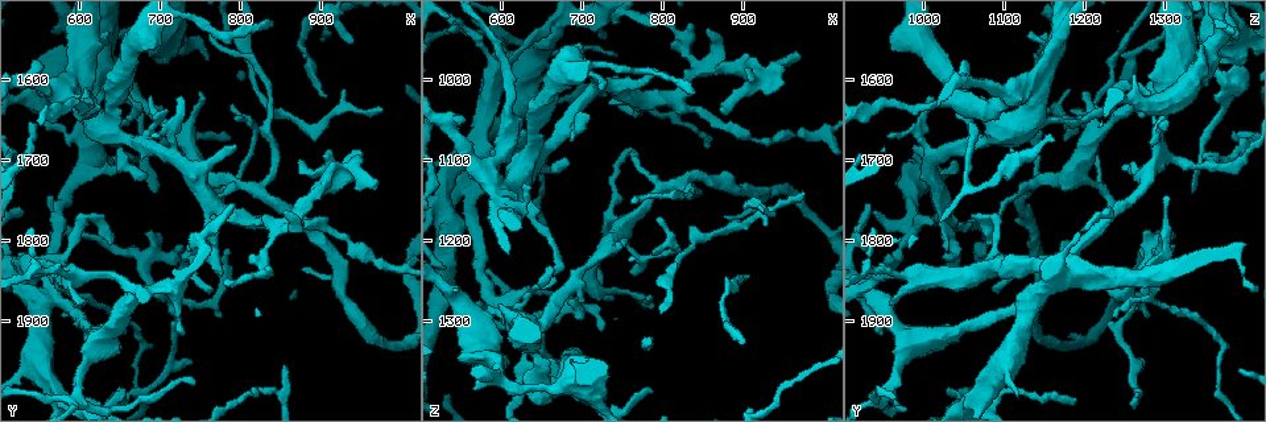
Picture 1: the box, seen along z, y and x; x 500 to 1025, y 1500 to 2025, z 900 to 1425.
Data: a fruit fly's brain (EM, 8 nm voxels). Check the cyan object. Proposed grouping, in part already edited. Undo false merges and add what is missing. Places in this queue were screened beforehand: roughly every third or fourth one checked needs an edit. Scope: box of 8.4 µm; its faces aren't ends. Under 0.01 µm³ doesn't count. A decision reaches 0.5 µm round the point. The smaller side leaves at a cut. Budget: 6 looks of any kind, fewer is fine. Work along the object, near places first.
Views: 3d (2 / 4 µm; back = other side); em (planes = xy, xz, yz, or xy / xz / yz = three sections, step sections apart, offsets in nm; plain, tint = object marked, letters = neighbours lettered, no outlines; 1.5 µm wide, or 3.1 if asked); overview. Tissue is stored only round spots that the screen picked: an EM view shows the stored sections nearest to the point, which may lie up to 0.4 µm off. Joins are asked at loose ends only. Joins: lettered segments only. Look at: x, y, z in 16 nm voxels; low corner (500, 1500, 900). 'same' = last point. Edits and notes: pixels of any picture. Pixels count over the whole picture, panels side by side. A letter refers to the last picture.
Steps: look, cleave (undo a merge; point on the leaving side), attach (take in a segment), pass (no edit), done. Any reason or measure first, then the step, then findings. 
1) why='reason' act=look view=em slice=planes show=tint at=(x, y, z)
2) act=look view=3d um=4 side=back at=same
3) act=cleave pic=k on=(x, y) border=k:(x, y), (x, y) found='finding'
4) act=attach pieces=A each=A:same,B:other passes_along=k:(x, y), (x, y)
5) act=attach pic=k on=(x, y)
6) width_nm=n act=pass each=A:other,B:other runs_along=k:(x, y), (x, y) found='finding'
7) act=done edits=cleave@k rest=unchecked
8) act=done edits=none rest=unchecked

why='branch stops here' act=look view=3d um=2 at=(740, 1820, 1030)

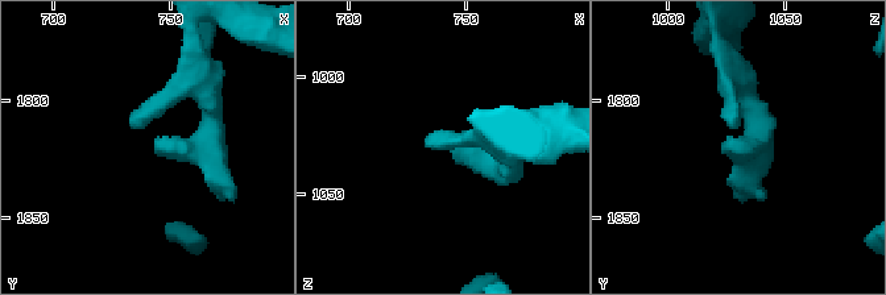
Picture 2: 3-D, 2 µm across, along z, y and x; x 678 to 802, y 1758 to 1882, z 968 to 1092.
why='shape alone is not enough' act=look view=em slice=planes show=letters at=(745, 1817, 1025)

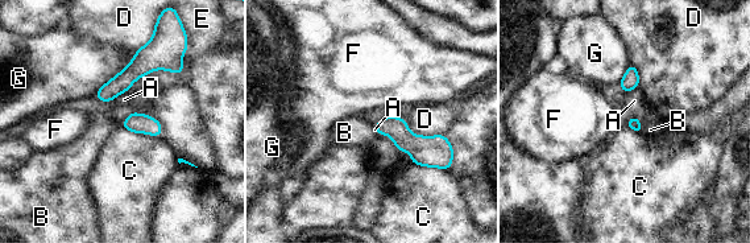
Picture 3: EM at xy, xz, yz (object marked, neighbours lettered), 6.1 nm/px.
act=pass each=A:other,B:other,C:other,D:other,E:other,F:other,G:other border=3:(128, 90), (112, 99) found='no lettered segment goes on from it'

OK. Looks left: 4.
why='branch stops here' act=look view=3d um=2 at=(655, 1995, 1190)

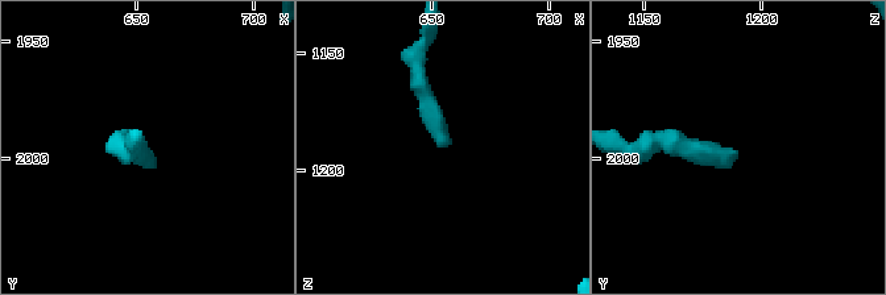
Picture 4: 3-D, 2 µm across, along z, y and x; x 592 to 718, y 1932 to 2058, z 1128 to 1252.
why='need the tissue' act=look view=em slice=yz step=4 show=tint at=(653, 1997, 1191)

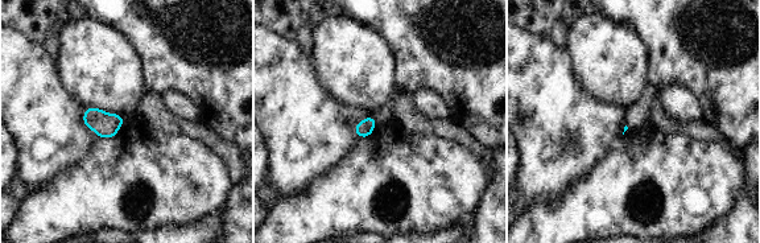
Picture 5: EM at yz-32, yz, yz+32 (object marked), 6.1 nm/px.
why='cut it another way' act=look view=em slice=planes show=letters at=same

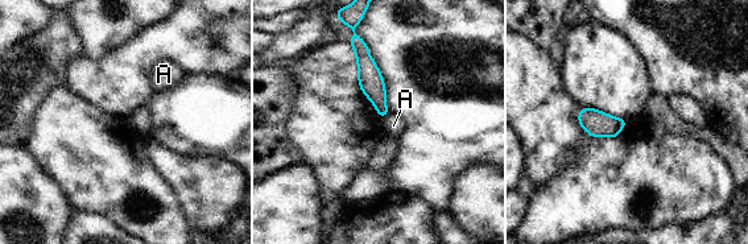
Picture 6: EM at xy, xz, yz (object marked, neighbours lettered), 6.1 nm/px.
longest_contact=A:70nm act=pass each=A:other found='none of them fits'

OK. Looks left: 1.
act=done edits=none rest=unchecked

